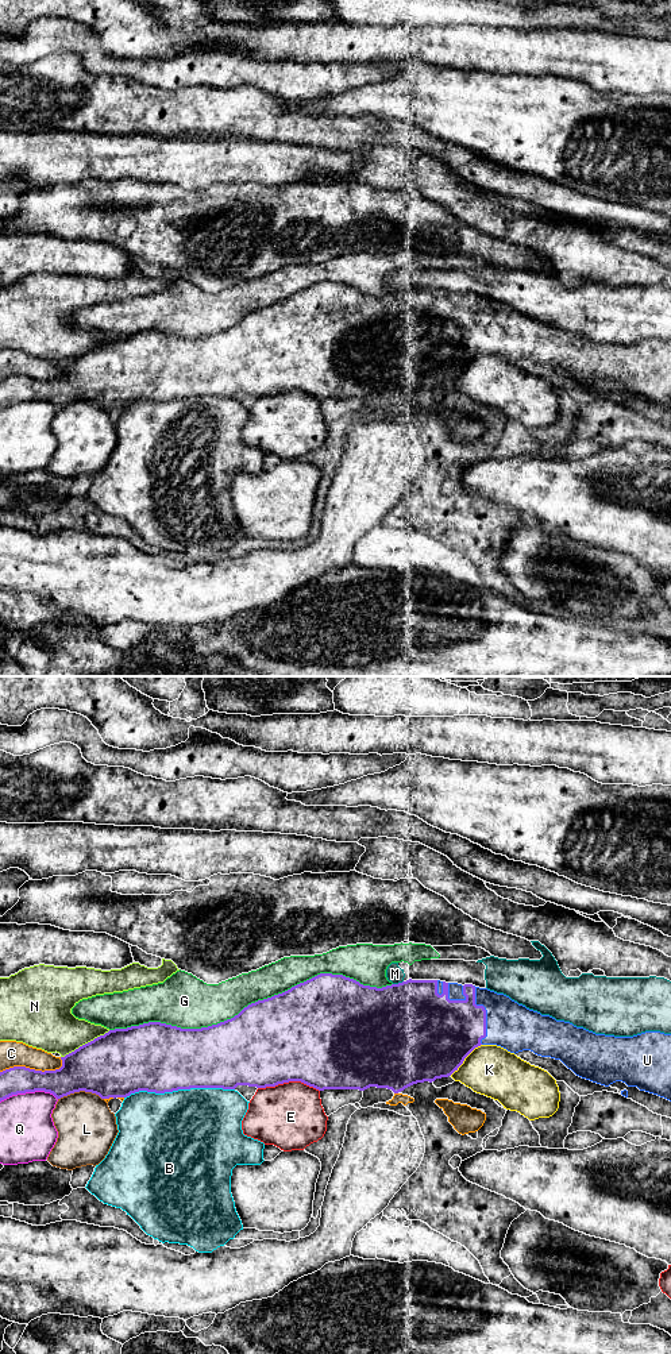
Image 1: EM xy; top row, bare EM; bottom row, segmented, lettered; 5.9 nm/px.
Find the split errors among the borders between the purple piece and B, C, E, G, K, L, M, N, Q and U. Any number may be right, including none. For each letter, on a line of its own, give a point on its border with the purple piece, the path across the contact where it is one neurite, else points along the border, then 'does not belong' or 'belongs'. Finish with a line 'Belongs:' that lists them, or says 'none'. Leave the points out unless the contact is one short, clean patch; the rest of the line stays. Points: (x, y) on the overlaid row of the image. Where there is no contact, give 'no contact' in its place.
B: xy (178, 1088) | does not belong
C: xy (33, 1069) | does not belong
E: xy (289, 1080) | along xy (258, 1087), (303, 1081), (319, 1091) | does not belong
G: xy (251, 1003) | does not belong
K: xy (465, 1057) | does not belong
L: xy (80, 1090) | does not belong
M: xy (398, 983) | does not belong
N: xy (85, 1044) | does not belong
Q: xy (29, 1091) | does not belong
U: xy (485, 1013) | belongs
Belongs: U

